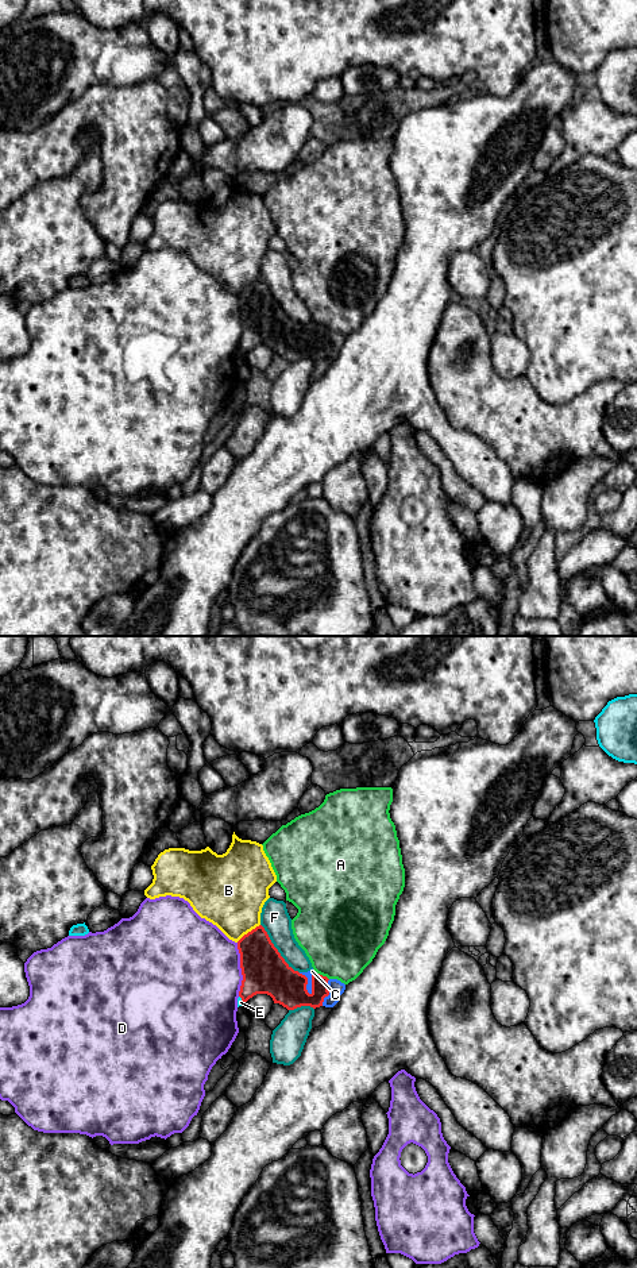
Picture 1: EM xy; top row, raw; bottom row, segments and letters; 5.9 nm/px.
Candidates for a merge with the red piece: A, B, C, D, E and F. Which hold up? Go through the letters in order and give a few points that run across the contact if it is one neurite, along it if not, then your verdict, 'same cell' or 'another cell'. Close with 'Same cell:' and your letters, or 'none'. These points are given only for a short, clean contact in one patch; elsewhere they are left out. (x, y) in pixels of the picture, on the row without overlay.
A: another cell
B: another cell
C: line xy (266, 323), (281, 334), (307, 334), (312, 328), (312, 323); same cell
D: another cell
E: another cell
F: another cell
Same cell: C

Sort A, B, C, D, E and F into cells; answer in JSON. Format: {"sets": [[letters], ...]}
{"sets": [["A"], ["B"], ["C"], ["D"], ["E"], ["F"]]}

